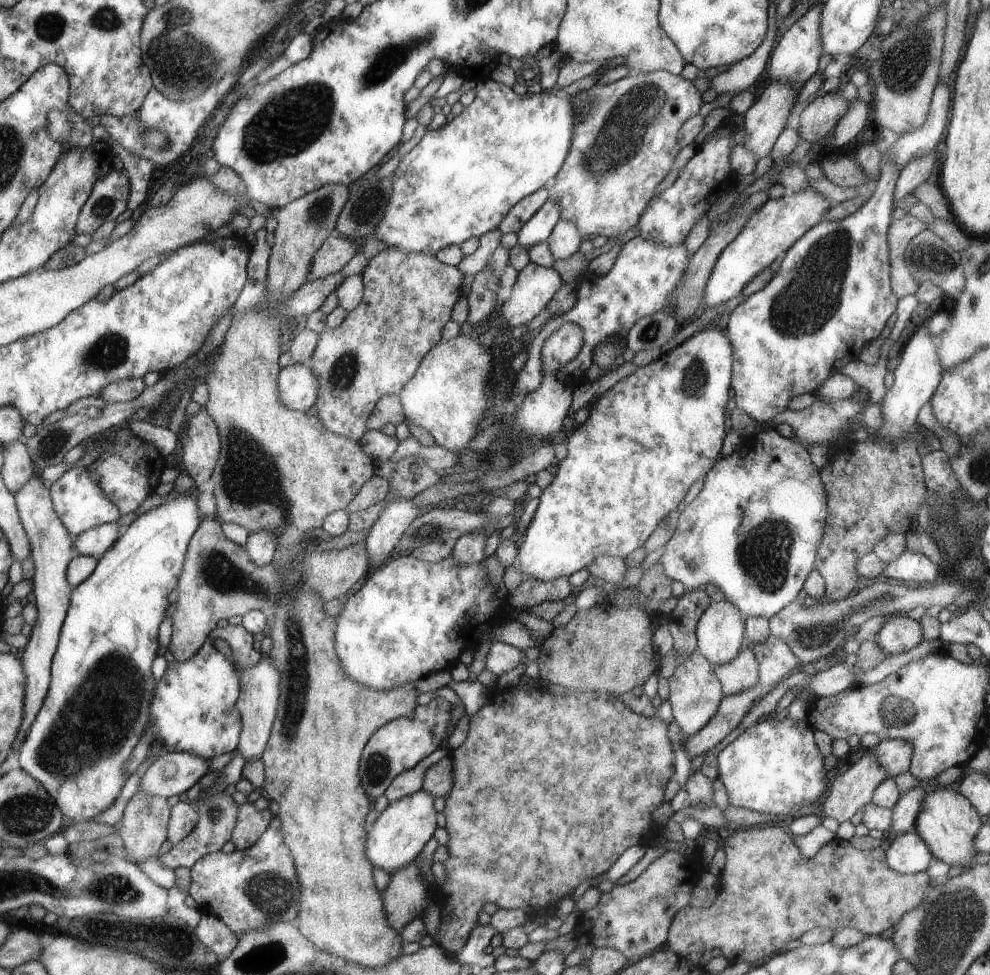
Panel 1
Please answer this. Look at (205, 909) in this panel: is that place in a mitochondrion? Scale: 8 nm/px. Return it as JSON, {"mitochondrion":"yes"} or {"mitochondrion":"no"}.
{"mitochondrion":"no"}

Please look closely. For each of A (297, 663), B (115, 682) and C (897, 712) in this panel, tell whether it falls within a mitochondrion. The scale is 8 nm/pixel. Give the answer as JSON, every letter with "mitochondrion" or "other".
{"A":"mitochondrion","B":"mitochondrion","C":"mitochondrion"}

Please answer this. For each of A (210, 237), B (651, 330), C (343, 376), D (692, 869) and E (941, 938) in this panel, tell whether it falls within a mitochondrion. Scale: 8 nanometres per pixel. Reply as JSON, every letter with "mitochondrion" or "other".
{"A":"other","B":"mitochondrion","C":"mitochondrion","D":"other","E":"mitochondrion"}

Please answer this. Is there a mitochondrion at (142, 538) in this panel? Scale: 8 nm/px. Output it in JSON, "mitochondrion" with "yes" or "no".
{"mitochondrion":"no"}

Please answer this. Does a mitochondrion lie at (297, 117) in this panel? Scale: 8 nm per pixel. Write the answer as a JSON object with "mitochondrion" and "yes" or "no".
{"mitochondrion":"yes"}

